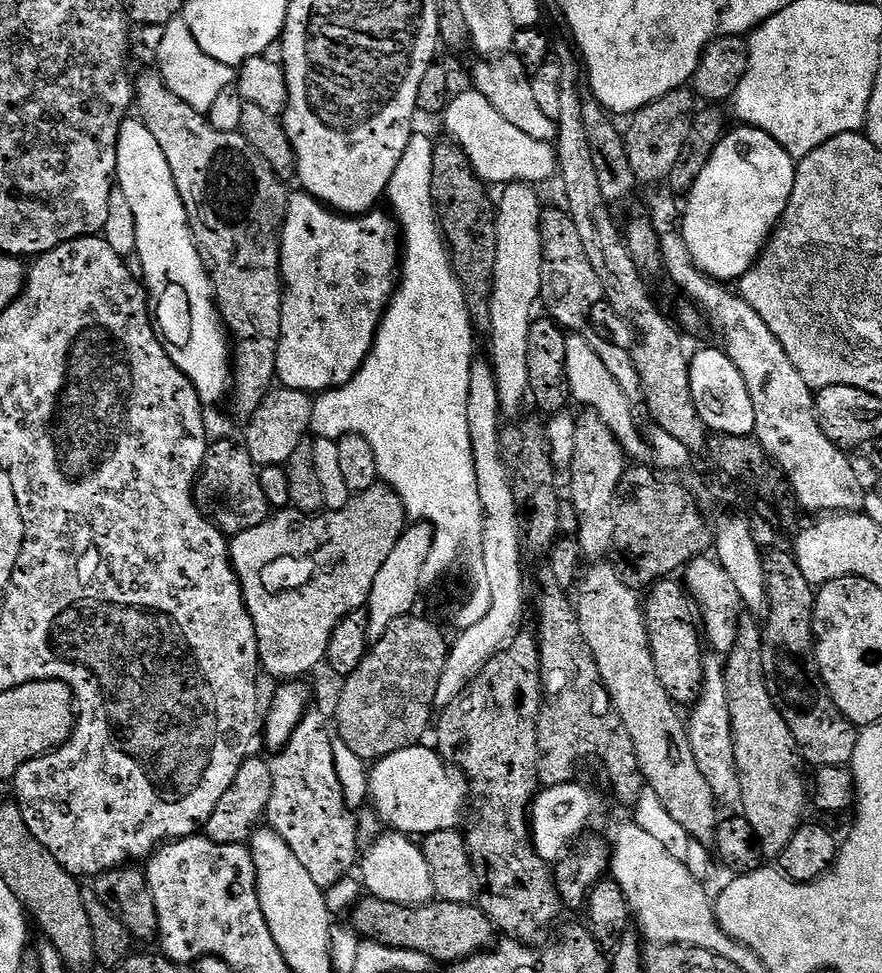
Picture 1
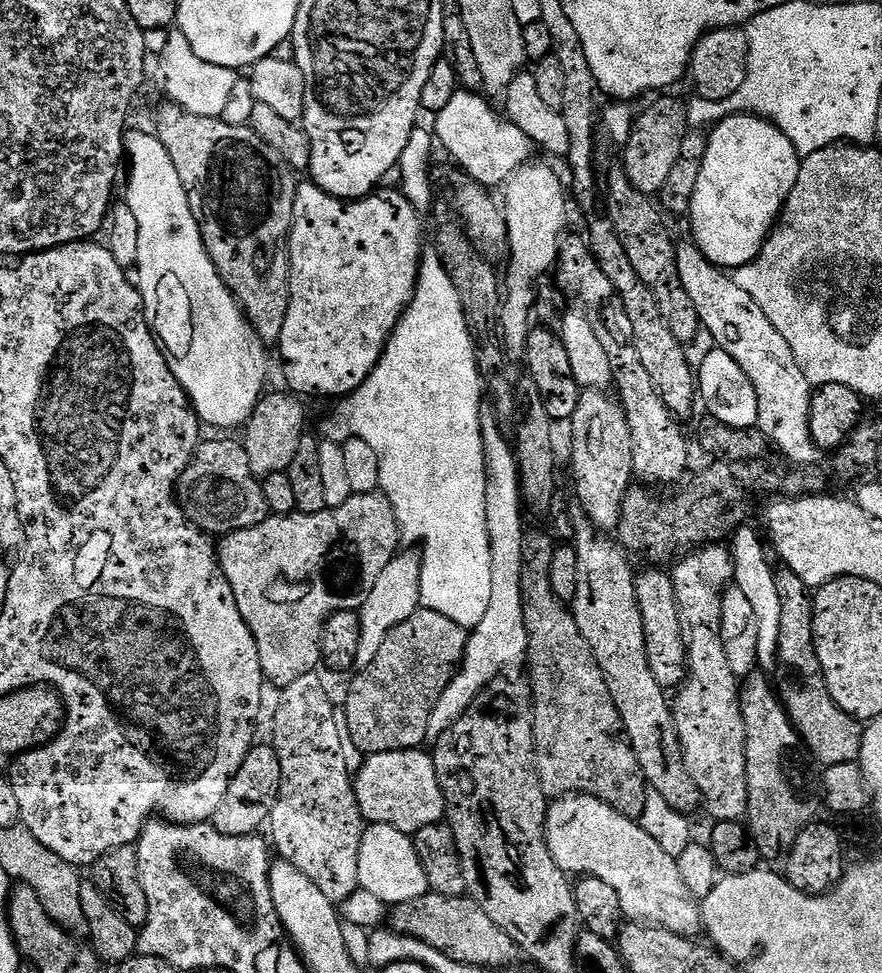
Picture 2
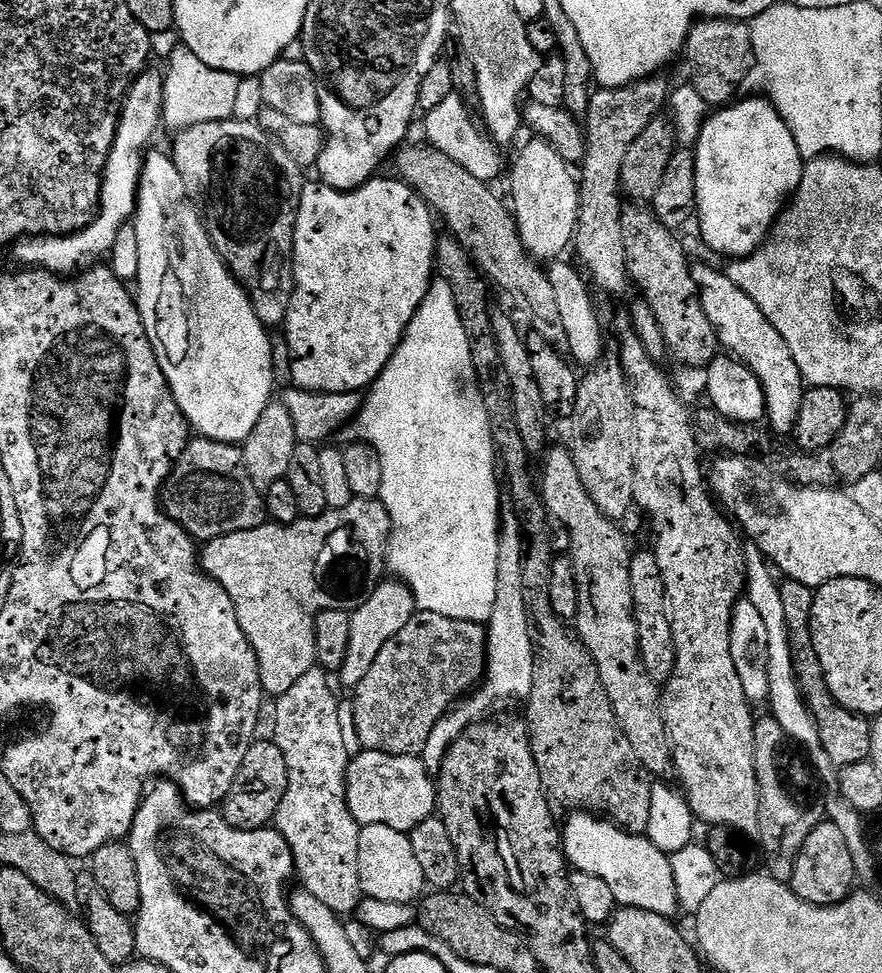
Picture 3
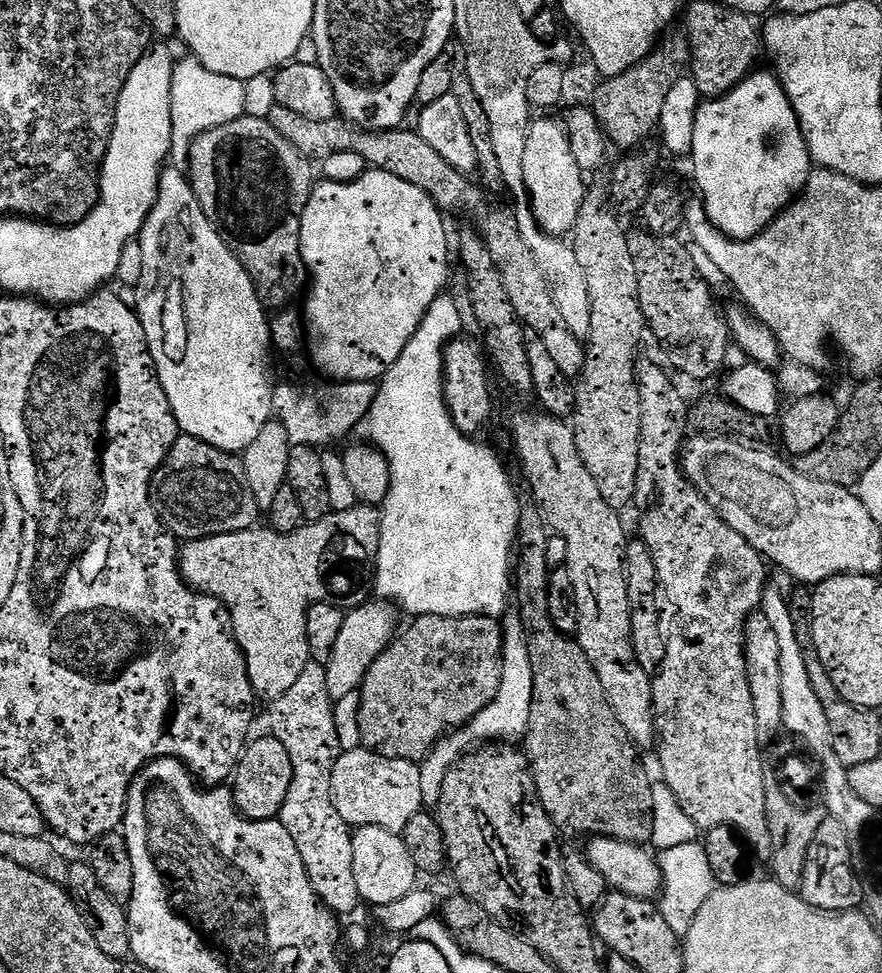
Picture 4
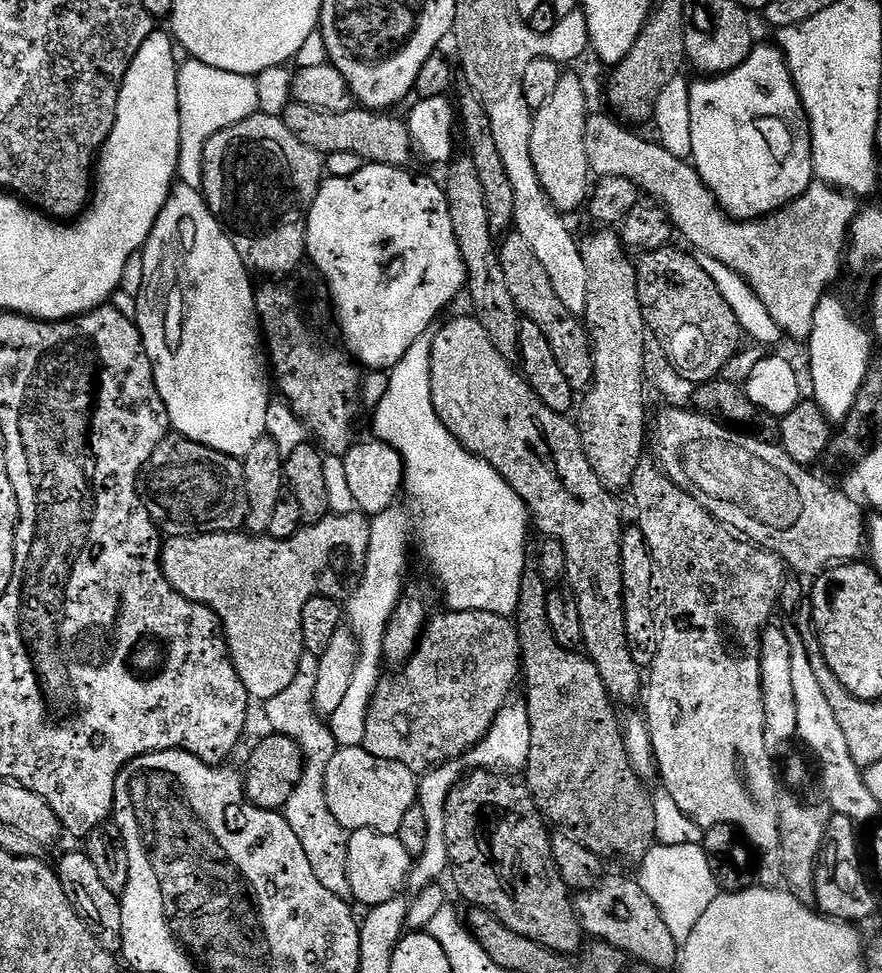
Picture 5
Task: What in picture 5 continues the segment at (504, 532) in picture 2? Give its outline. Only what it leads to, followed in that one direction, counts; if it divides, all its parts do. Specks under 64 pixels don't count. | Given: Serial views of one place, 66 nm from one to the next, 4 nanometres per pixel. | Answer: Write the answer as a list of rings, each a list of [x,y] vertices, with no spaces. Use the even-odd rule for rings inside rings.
[[[510,702],[500,713],[484,739],[478,741],[458,760],[440,764],[431,772],[425,772],[418,780],[418,807],[426,814],[426,850],[415,857],[407,887],[428,888],[440,875],[449,871],[448,847],[446,846],[446,802],[450,790],[462,777],[473,770],[499,770],[504,774],[523,773],[530,758],[530,714],[527,703]]]

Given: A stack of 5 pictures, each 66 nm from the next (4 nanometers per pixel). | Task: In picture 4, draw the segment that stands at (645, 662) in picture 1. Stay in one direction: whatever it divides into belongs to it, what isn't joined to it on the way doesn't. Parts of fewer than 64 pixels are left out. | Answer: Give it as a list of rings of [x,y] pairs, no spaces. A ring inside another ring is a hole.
[[[535,410],[529,416],[520,416],[512,424],[512,440],[516,443],[516,456],[524,467],[524,476],[528,479],[527,491],[531,492],[540,508],[540,513],[551,531],[566,540],[568,561],[566,567],[570,579],[574,582],[574,594],[578,594],[578,630],[574,639],[581,650],[590,658],[594,670],[598,674],[598,682],[602,682],[602,690],[606,690],[606,698],[626,734],[637,746],[645,750],[657,743],[656,711],[652,697],[653,677],[638,666],[638,658],[634,658],[634,642],[630,626],[630,594],[626,590],[626,574],[624,573],[624,555],[628,549],[629,537],[624,537],[624,524],[620,521],[621,513],[602,498],[598,490],[598,482],[586,470],[586,462],[582,462],[582,454],[578,454],[576,434],[563,419],[549,416],[543,411]]]

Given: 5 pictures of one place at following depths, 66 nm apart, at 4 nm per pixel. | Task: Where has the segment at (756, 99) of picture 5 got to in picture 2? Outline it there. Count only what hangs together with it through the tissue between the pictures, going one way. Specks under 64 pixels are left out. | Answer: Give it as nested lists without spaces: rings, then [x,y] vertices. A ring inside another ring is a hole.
[[[727,116],[707,133],[707,137],[706,158],[702,162],[702,174],[698,174],[698,187],[694,189],[692,199],[690,236],[709,262],[725,270],[735,270],[752,261],[768,241],[790,190],[794,190],[794,182],[798,182],[802,158],[794,150],[790,138],[786,138],[778,126],[760,116]]]

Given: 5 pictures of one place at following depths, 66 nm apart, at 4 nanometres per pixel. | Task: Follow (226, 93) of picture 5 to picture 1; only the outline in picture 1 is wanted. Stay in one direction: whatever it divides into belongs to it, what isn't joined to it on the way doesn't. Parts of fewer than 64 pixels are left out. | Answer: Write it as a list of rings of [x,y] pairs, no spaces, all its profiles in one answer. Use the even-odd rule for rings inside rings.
[[[183,18],[171,20],[169,24],[164,25],[164,37],[158,59],[158,71],[166,86],[174,90],[174,94],[178,94],[182,102],[205,114],[211,113],[218,94],[229,91],[238,80],[238,72],[233,65],[210,58],[210,54],[206,54],[206,50],[198,46],[194,34],[190,34],[190,26],[186,26]]]

